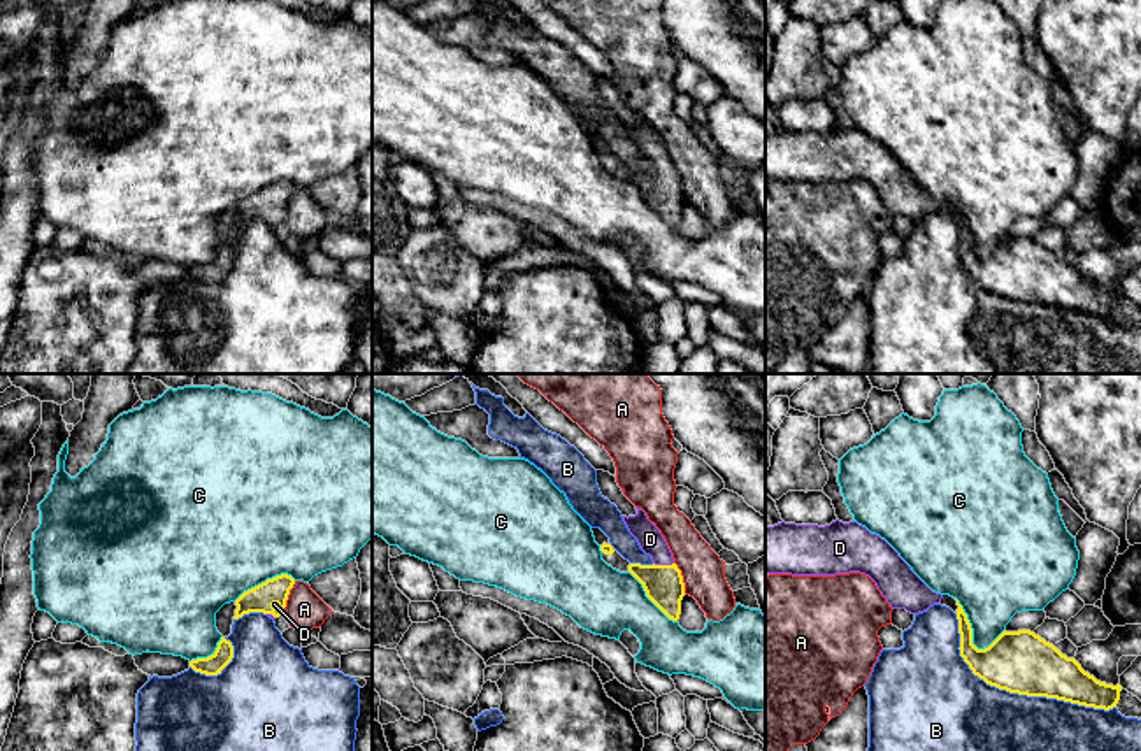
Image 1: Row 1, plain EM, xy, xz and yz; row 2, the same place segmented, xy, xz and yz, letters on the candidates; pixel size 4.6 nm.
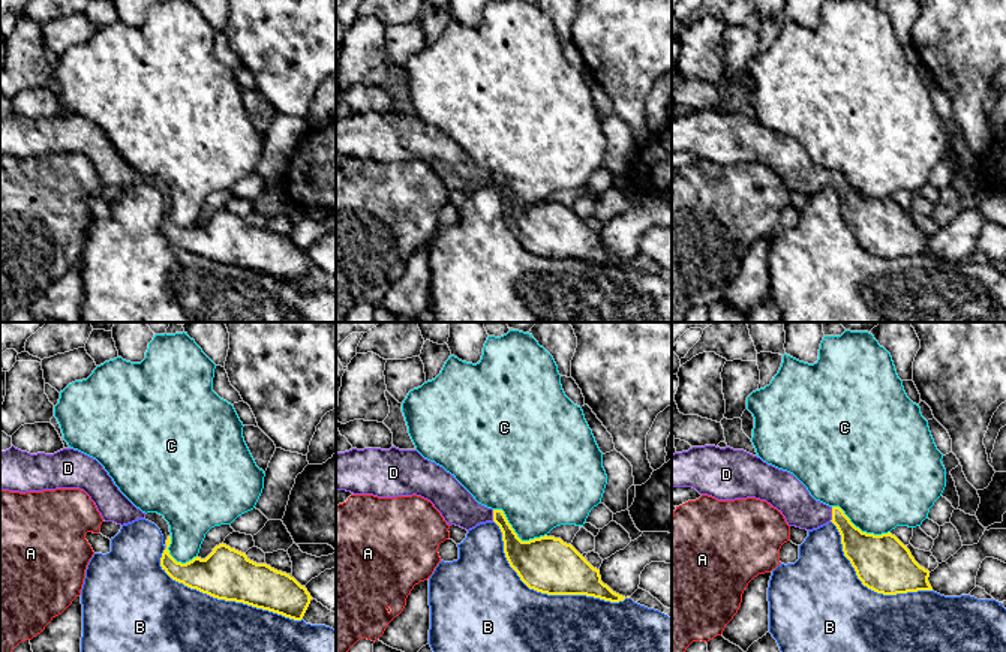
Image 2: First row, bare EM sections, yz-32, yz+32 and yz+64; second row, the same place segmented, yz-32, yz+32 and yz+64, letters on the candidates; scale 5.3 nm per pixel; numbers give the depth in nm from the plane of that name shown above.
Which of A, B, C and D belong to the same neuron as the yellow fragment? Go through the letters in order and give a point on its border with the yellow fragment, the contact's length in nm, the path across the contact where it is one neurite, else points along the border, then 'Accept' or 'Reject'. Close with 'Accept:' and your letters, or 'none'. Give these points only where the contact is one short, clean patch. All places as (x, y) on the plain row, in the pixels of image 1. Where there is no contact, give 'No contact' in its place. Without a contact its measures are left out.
A: Touches yellow at xy (287, 206). Shared border 170 nm. Boundary: xy (295, 188), (281, 221). Reject
B: Touches yellow at yz (1015, 299). Shared border 850 nm. Reject
C: Touches yellow at yz (969, 234). Shared border 280 nm. Reject
D: Touches yellow at xz (664, 172). Shared border 100 nm. Path across: xz (664, 193), (664, 172), (659, 157), (650, 146). Accept
Accept: D

